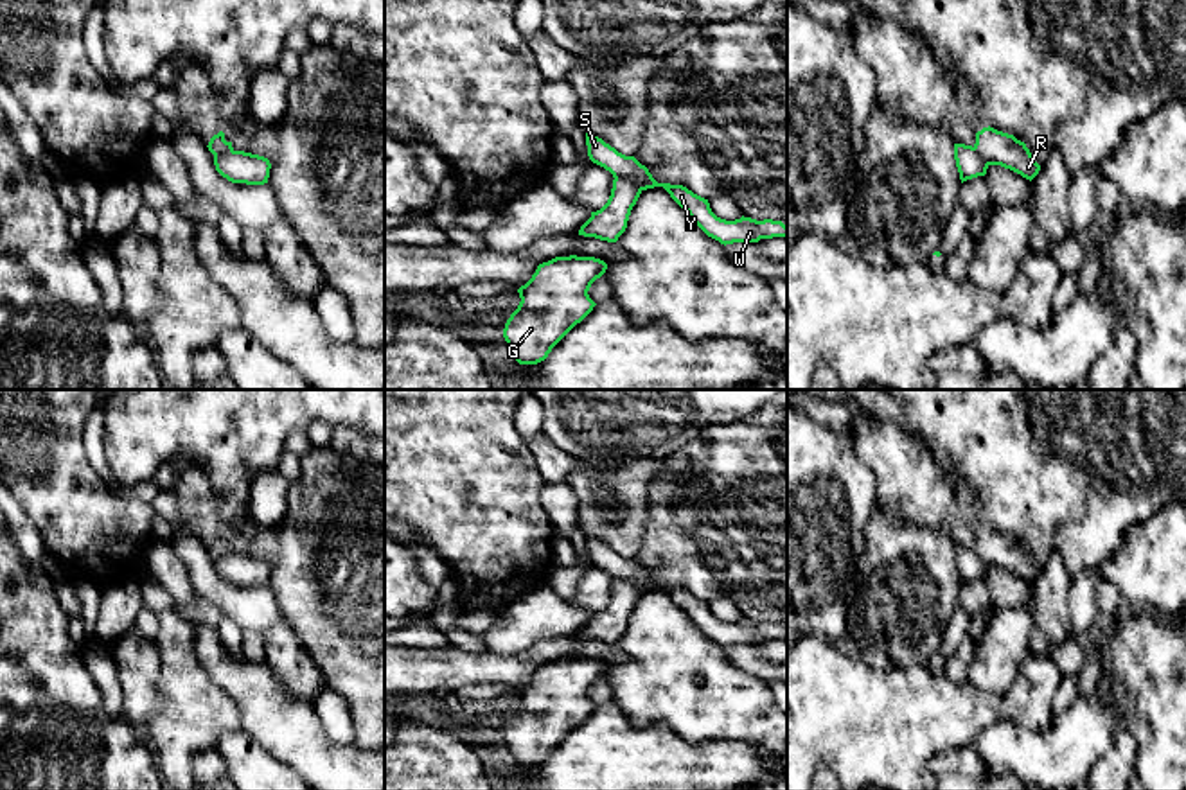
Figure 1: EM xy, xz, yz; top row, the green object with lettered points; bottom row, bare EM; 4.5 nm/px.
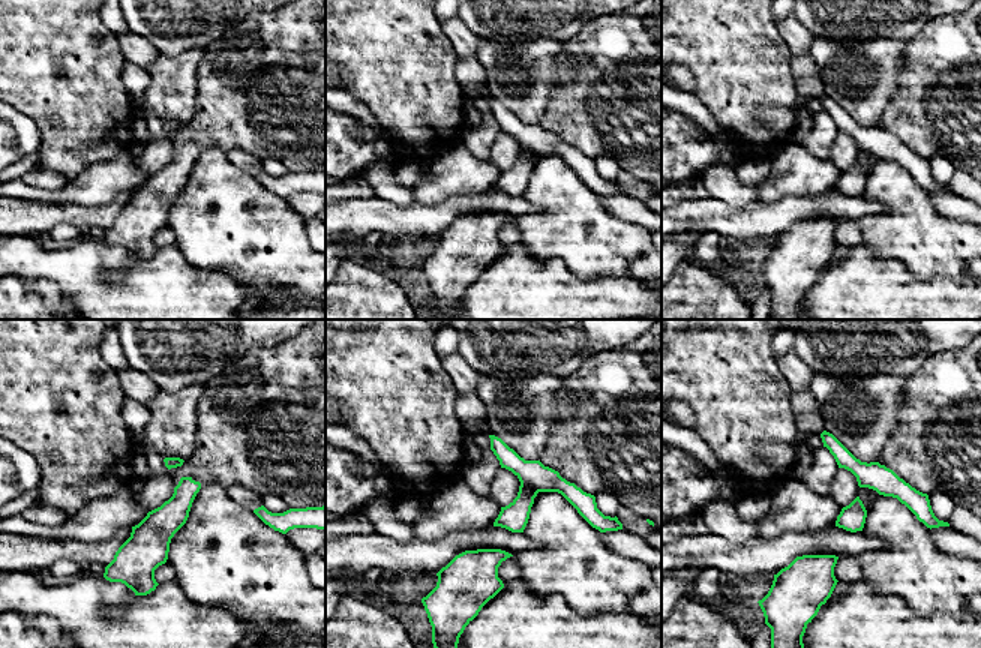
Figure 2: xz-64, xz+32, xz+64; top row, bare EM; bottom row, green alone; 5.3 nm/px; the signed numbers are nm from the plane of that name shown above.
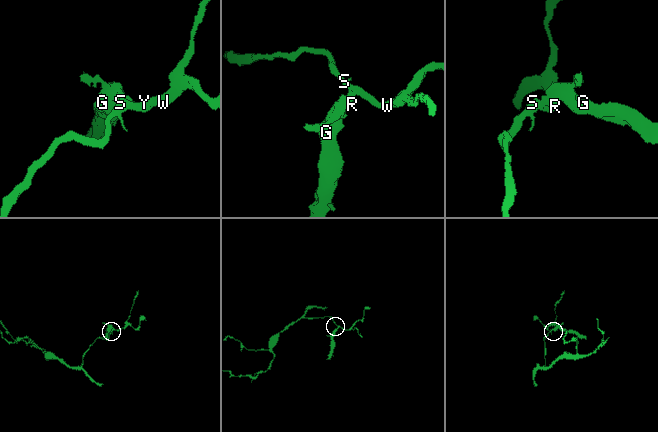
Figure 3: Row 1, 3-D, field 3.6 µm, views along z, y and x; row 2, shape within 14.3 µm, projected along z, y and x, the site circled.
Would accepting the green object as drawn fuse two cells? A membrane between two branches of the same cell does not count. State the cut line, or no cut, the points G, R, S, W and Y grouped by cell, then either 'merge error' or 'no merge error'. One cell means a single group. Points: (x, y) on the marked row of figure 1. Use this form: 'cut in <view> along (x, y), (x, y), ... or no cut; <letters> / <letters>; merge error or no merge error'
cut in xz along (615, 176), (633, 180), (642, 189); G R / S W Y; merge error

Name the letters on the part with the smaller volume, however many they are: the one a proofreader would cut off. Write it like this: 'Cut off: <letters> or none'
Cut off: G, R

